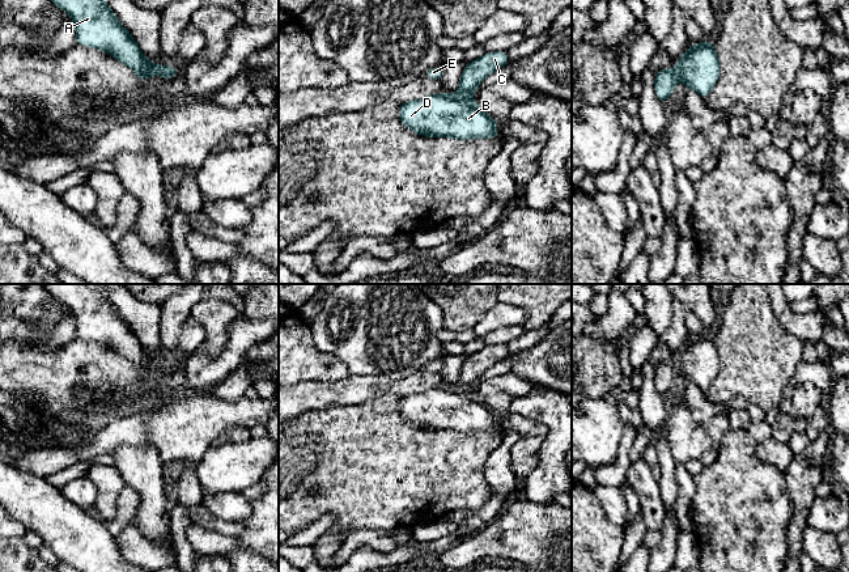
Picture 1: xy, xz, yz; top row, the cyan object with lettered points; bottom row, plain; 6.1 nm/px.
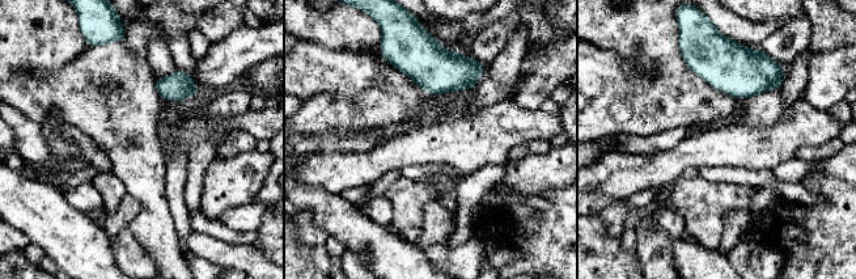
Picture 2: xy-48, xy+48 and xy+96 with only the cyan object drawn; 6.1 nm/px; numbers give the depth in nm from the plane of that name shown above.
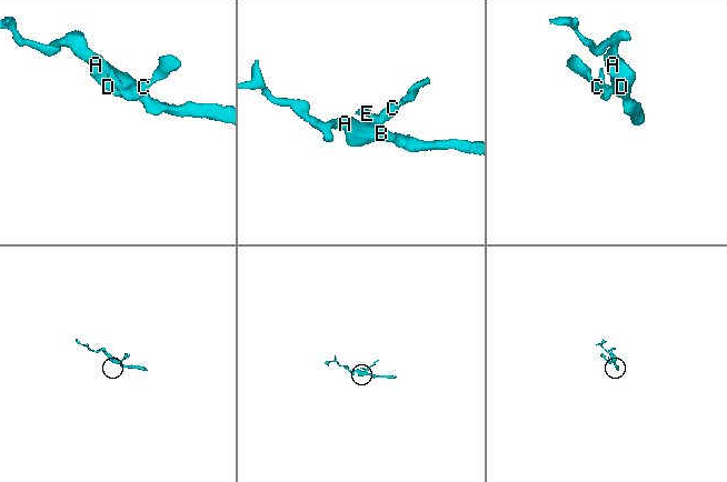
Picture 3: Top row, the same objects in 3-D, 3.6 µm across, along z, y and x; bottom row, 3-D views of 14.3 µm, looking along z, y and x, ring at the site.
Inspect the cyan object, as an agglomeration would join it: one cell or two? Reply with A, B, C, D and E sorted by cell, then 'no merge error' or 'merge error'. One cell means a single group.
groups A B D / C E; merge error

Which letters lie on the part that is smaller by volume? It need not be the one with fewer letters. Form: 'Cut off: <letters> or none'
Cut off: C, E

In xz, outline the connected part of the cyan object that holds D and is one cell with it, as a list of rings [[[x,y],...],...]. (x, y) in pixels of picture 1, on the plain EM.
[[[440,386],[400,397],[399,412],[425,431],[492,432],[500,425],[494,412],[467,389]]]

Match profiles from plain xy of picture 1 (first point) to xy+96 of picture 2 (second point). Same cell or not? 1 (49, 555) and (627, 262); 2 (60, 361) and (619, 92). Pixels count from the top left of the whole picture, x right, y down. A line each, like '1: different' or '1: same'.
1: different
2: different

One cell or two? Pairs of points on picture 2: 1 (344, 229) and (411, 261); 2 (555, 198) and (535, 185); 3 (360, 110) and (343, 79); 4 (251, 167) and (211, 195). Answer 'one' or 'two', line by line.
1: one
2: two
3: two
4: one

